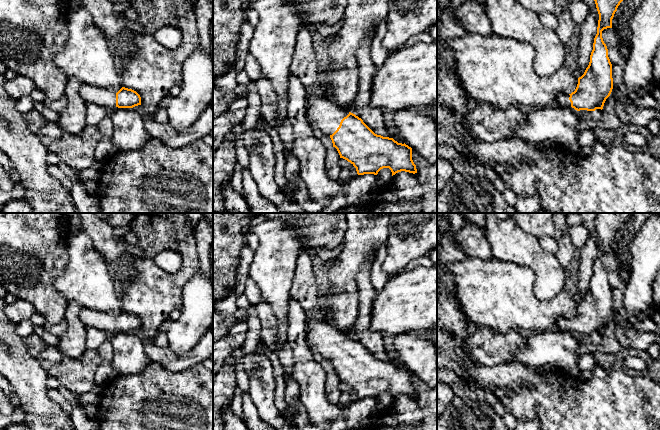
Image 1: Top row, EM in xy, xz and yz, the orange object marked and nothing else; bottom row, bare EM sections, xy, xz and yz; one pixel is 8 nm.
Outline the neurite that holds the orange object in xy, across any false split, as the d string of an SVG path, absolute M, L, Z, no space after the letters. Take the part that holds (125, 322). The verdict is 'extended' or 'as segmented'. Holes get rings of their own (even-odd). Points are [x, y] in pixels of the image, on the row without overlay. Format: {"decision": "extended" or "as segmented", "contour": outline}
{"decision": "extended", "contour": "M81 306L79 314L86 327L93 327L111 335L116 331L133 332L141 329L140 319L136 315L125 311L114 317L104 312L90 310Z"}

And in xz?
{"decision": "extended", "contour": "M325 318L307 319L306 342L312 353L317 352L330 360L340 382L350 386L356 392L358 399L377 399L383 392L389 392L392 400L401 395L417 397L416 389L412 384L411 371L405 367L398 367L393 362L375 358L361 342L348 333L339 331L333 322Z"}

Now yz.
{"decision": "extended", "contour": "M598 213L594 221L599 238L597 258L594 262L590 286L571 318L559 317L555 329L572 331L577 335L603 333L613 313L612 288L608 273L602 262L602 255L612 252L612 243L620 227L631 213Z"}

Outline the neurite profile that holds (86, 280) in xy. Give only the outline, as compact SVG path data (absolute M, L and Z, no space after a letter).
M79 229L67 238L68 263L63 272L54 280L54 287L60 291L69 302L78 303L90 310L104 312L117 317L122 311L121 299L118 297L114 282L110 276L108 264L97 251L88 234Z

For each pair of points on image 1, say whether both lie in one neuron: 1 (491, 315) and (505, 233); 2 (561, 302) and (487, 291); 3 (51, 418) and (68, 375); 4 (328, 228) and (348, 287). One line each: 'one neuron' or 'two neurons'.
1: two neurons
2: one neuron
3: two neurons
4: two neurons

